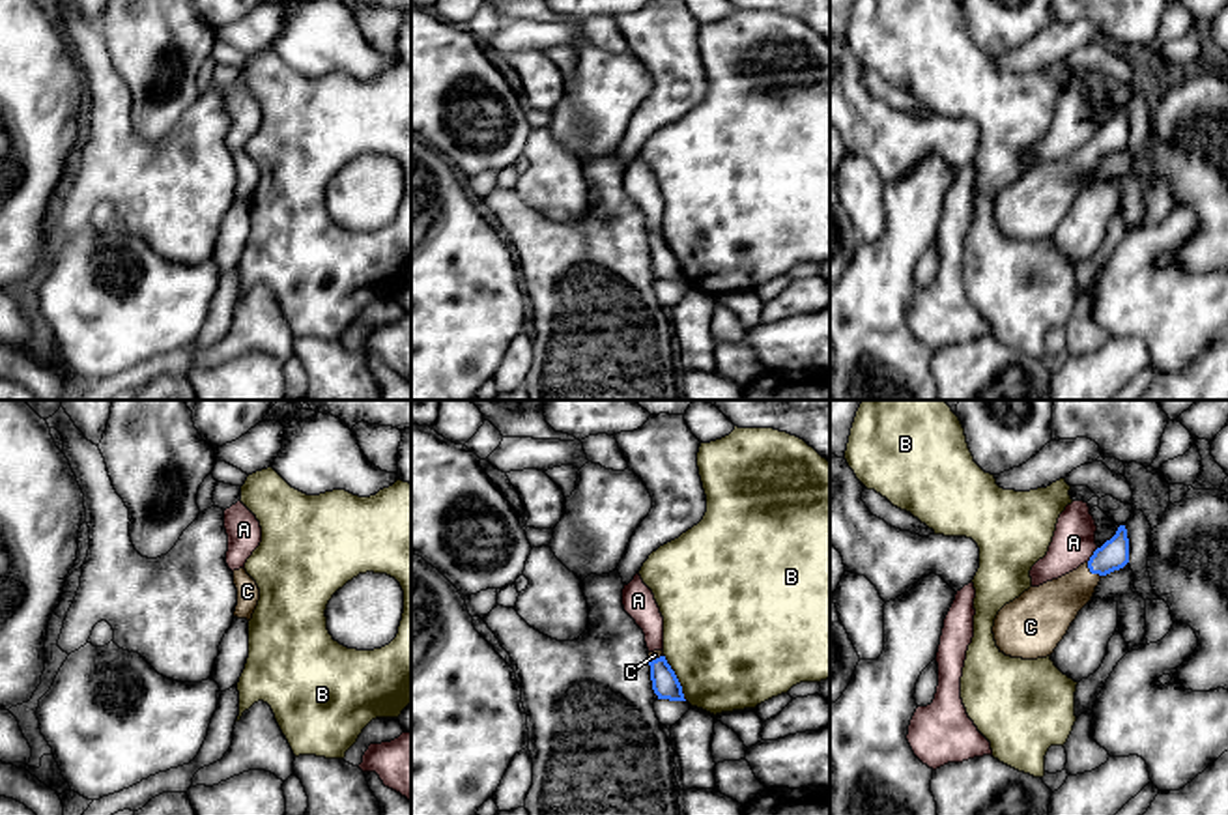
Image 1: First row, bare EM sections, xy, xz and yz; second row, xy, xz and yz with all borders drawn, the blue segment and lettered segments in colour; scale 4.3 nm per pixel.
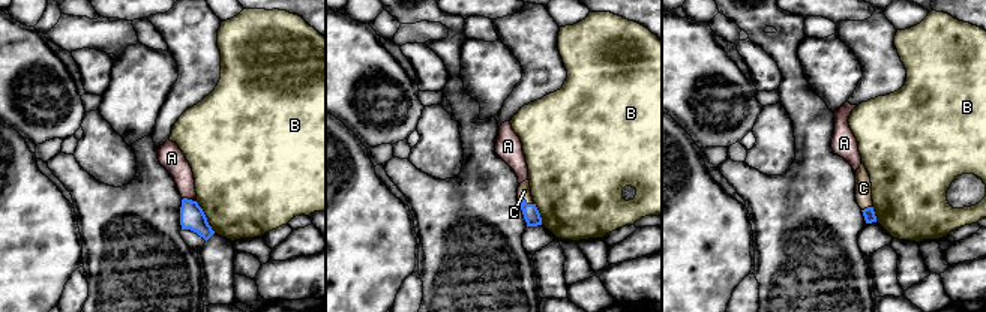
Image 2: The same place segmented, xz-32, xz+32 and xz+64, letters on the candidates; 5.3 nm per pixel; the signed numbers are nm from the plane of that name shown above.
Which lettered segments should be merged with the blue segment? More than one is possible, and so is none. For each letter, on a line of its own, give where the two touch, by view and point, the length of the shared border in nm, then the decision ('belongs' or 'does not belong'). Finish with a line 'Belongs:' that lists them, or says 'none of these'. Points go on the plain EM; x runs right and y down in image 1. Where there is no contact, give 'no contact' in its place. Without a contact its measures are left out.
A: meets blue in yz at (1092, 137); contact 80 nm long; does not belong
B: meets blue in xz at (675, 258); contact 220 nm long; does not belong
C: meets blue in yz at (1092, 154); contact 90 nm long; belongs
Belongs: C

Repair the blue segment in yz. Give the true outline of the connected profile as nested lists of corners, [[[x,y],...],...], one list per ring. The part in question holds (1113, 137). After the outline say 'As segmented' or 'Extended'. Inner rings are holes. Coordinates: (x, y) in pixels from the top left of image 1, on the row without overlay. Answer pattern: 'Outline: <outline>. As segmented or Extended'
Outline: [[[1125,107],[1093,133],[1077,151],[1030,168],[1006,185],[992,207],[1000,234],[1011,239],[1037,241],[1054,234],[1078,193],[1092,181],[1101,159],[1129,144]]]. Extended

